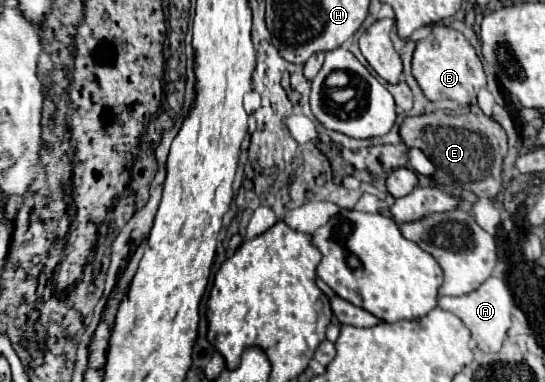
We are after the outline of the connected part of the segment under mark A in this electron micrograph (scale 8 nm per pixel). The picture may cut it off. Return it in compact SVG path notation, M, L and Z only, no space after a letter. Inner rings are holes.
M487 278L479 290L465 294L465 296L441 296L439 298L439 306L443 310L453 312L455 316L459 316L463 320L463 324L471 330L473 340L477 342L477 348L481 348L483 352L499 352L503 338L511 326L511 308L513 308L513 296L505 284L503 278Z

